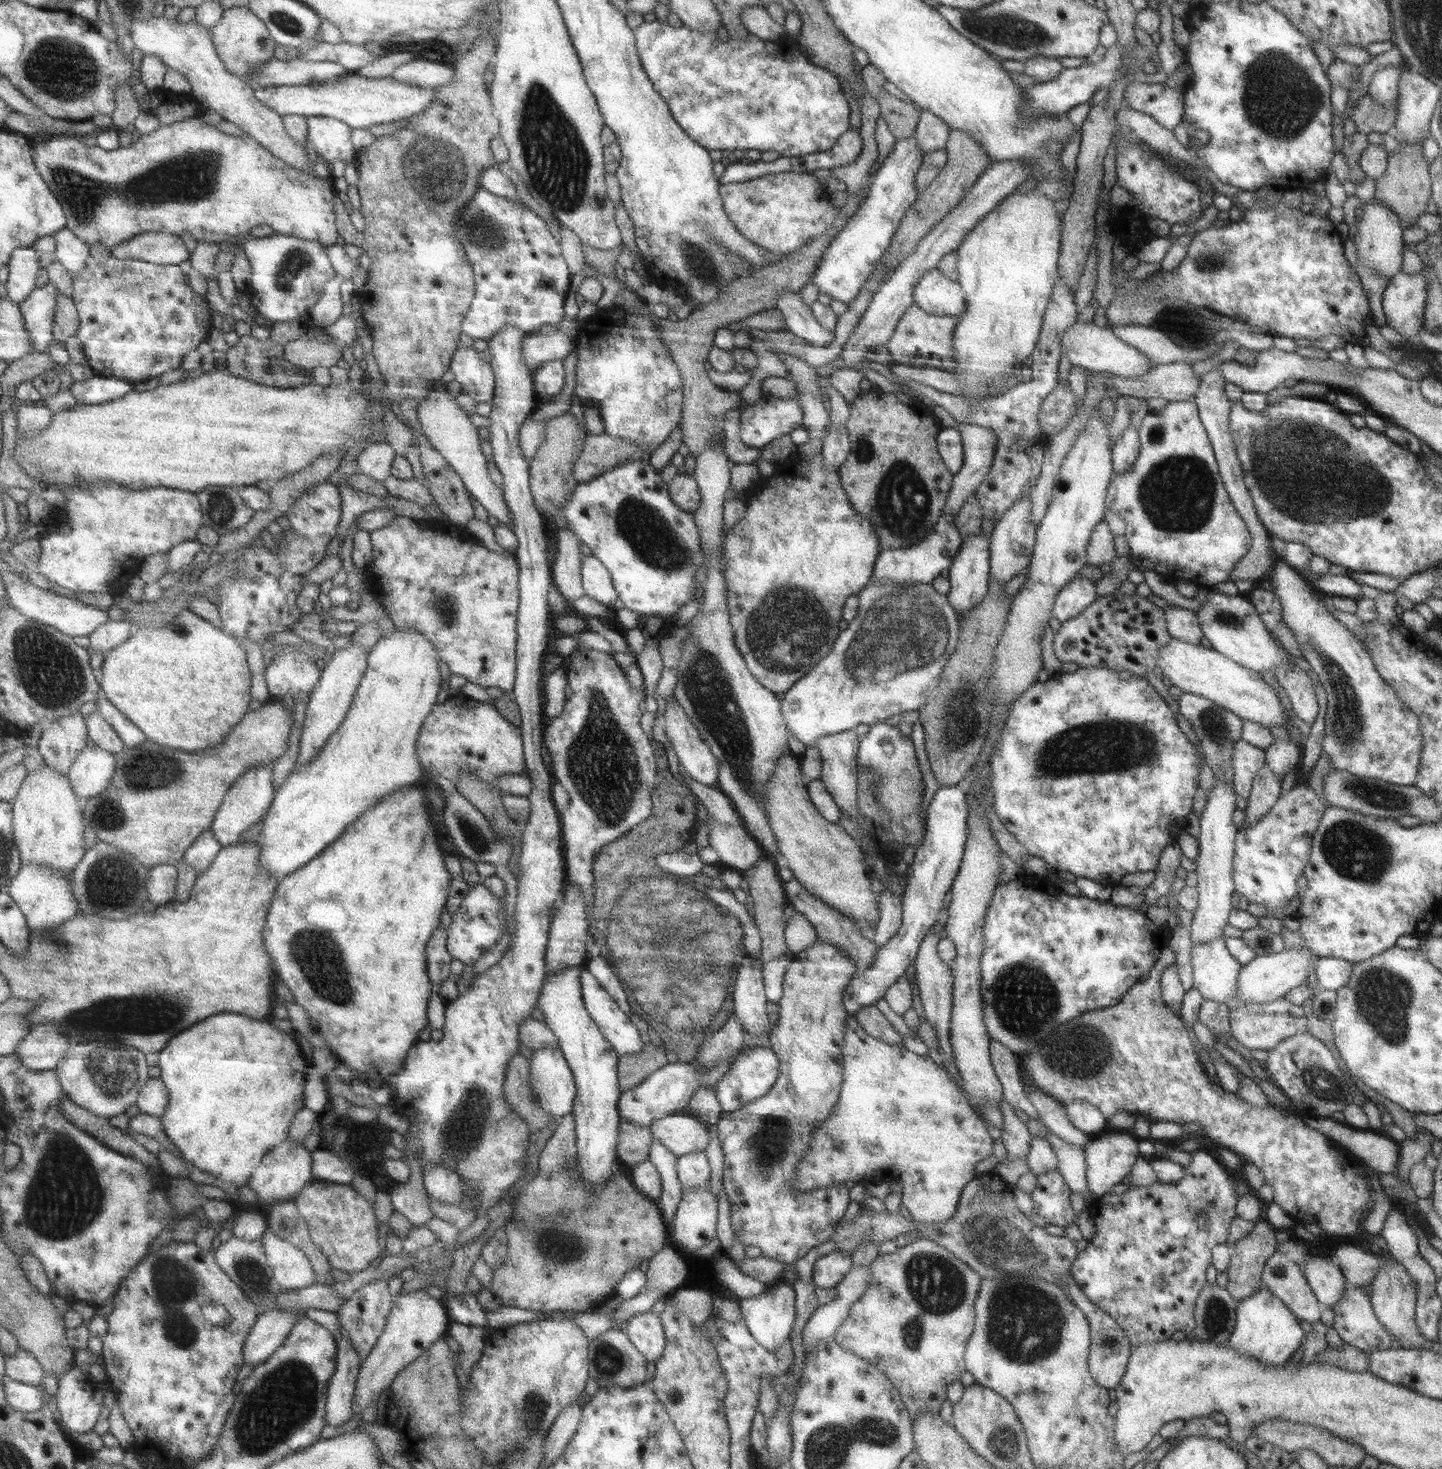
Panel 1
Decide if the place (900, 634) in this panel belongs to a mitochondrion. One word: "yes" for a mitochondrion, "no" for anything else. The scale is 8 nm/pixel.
yes

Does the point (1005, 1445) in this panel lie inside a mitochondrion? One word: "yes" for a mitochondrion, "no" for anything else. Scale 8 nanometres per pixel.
yes

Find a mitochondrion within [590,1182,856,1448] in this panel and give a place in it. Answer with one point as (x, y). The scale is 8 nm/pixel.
(608, 1360)

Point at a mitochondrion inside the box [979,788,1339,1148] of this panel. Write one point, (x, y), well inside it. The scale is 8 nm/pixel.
(1024, 999)

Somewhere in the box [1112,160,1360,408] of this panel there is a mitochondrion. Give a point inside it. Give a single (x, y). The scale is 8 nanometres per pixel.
(1208, 261)

